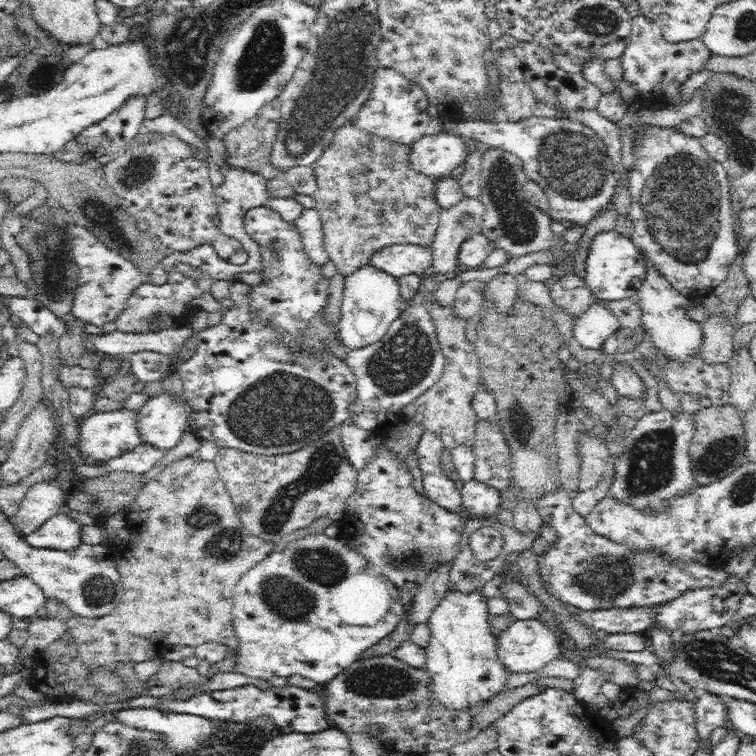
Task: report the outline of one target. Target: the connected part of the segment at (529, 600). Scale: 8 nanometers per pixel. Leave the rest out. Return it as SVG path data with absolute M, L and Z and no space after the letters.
M504 581L501 591L508 597L510 603L511 614L518 620L526 619L544 619L545 610L540 607L540 603L536 597L527 591L525 586L520 583Z

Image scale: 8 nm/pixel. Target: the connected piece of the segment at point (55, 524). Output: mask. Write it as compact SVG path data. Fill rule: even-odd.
M66 513L52 516L36 530L22 534L24 542L32 548L68 549L80 544L80 524Z

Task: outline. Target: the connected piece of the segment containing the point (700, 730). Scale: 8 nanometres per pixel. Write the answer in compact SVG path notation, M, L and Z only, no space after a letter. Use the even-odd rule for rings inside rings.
M706 693L702 695L694 705L695 709L695 730L699 747L712 750L710 736L712 731L726 725L724 714L724 703L716 695Z

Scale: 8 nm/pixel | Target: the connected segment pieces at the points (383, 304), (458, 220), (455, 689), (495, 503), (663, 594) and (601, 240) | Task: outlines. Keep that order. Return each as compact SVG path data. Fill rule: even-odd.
M370 265L360 267L347 276L340 306L340 319L334 330L337 342L352 351L354 348L363 349L365 346L378 343L400 314L400 298L396 277Z
M462 196L450 208L441 209L439 227L430 247L432 264L430 270L436 277L456 273L458 264L456 254L466 237L481 232L480 223L485 206L479 197Z
M448 588L425 618L429 630L425 667L434 680L435 696L450 708L470 705L477 713L489 698L499 693L510 674L496 658L488 599L478 589L460 591Z
M469 481L459 491L464 514L494 518L494 514L498 512L501 495L496 489L480 482Z
M560 486L534 502L543 523L556 530L554 544L548 543L546 550L536 555L537 576L545 592L560 603L582 611L661 604L691 589L720 585L727 578L723 567L670 557L662 548L636 548L627 540L612 540L596 532L574 511L568 493Z
M600 230L600 232L596 232L594 234L594 238L592 238L592 241L590 242L589 248L588 248L588 254L585 257L585 270L586 274L584 274L584 280L585 285L590 289L591 296L596 299L600 300L620 300L620 298L624 298L626 296L636 296L636 301L638 301L637 298L637 292L638 288L640 288L640 284L642 284L642 280L644 280L644 263L641 262L641 250L638 250L635 248L635 245L632 243L632 240L630 236L627 236L625 233L620 234L620 232L617 232L616 230Z

